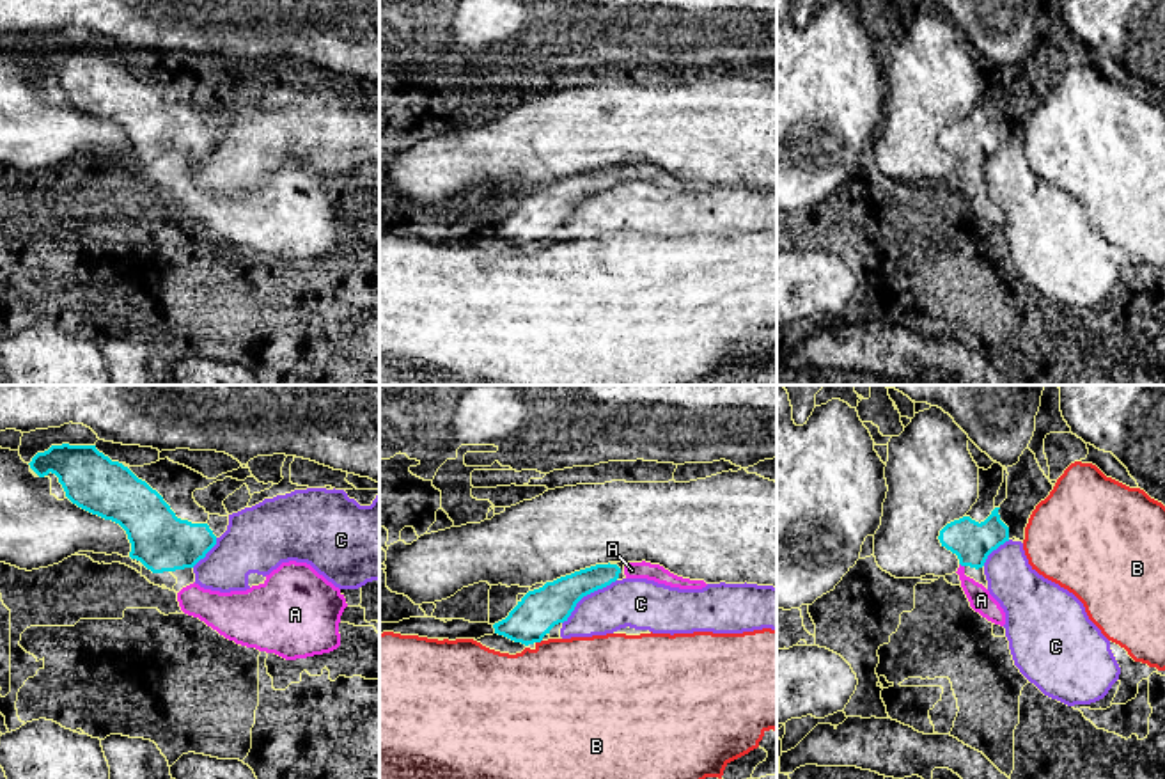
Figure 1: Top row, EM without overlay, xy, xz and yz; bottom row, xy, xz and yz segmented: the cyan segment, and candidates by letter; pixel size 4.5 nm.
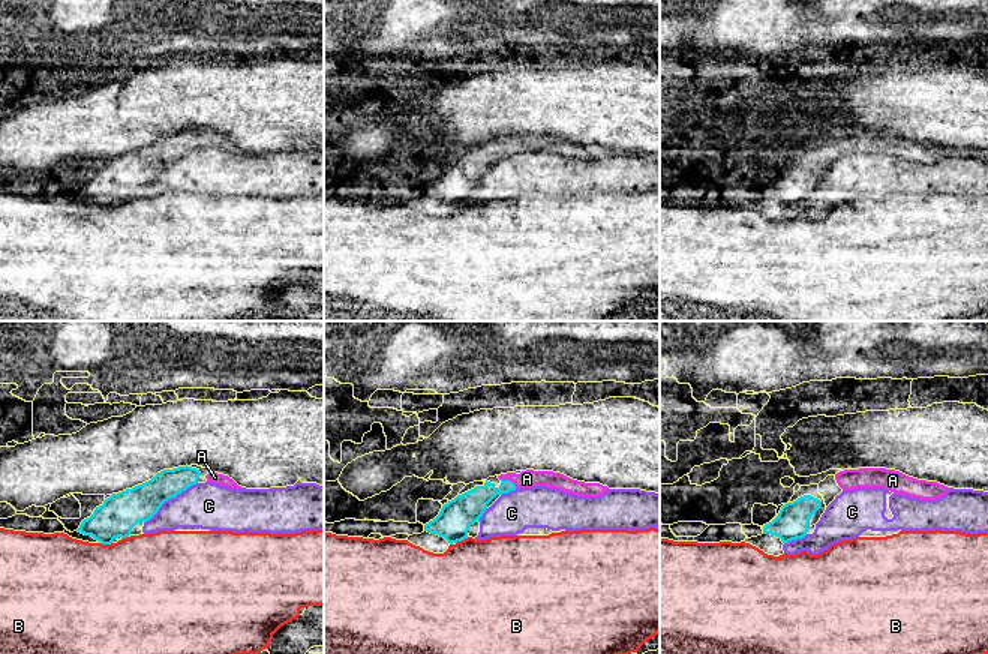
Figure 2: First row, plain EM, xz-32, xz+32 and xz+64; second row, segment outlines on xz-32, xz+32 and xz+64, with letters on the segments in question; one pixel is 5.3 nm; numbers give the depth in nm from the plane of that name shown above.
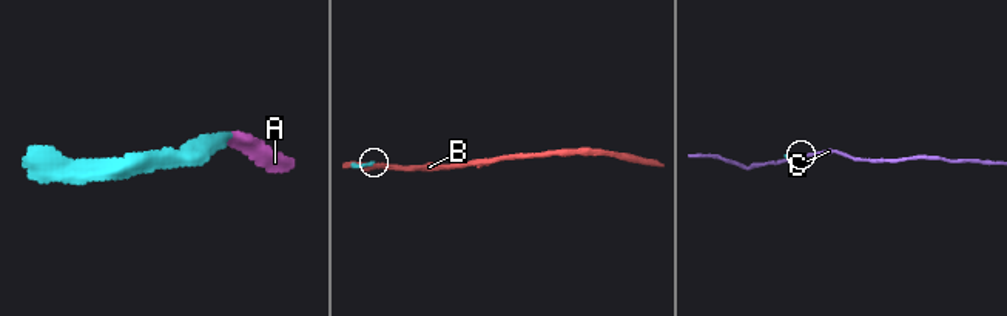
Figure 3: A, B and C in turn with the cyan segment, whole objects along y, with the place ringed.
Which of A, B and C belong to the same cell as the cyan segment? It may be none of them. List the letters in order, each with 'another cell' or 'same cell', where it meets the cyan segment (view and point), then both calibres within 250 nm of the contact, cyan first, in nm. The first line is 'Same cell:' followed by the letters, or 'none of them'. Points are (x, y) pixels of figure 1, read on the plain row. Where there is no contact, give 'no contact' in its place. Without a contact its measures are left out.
Same cell: A
A: same cell; contact yz (961, 167); calibres 190 and 100 nm
B: another cell; contact xz (538, 243); calibres 190 and 460 nm
C: another cell; contact xz (586, 197); calibres 190 and 220 nm

